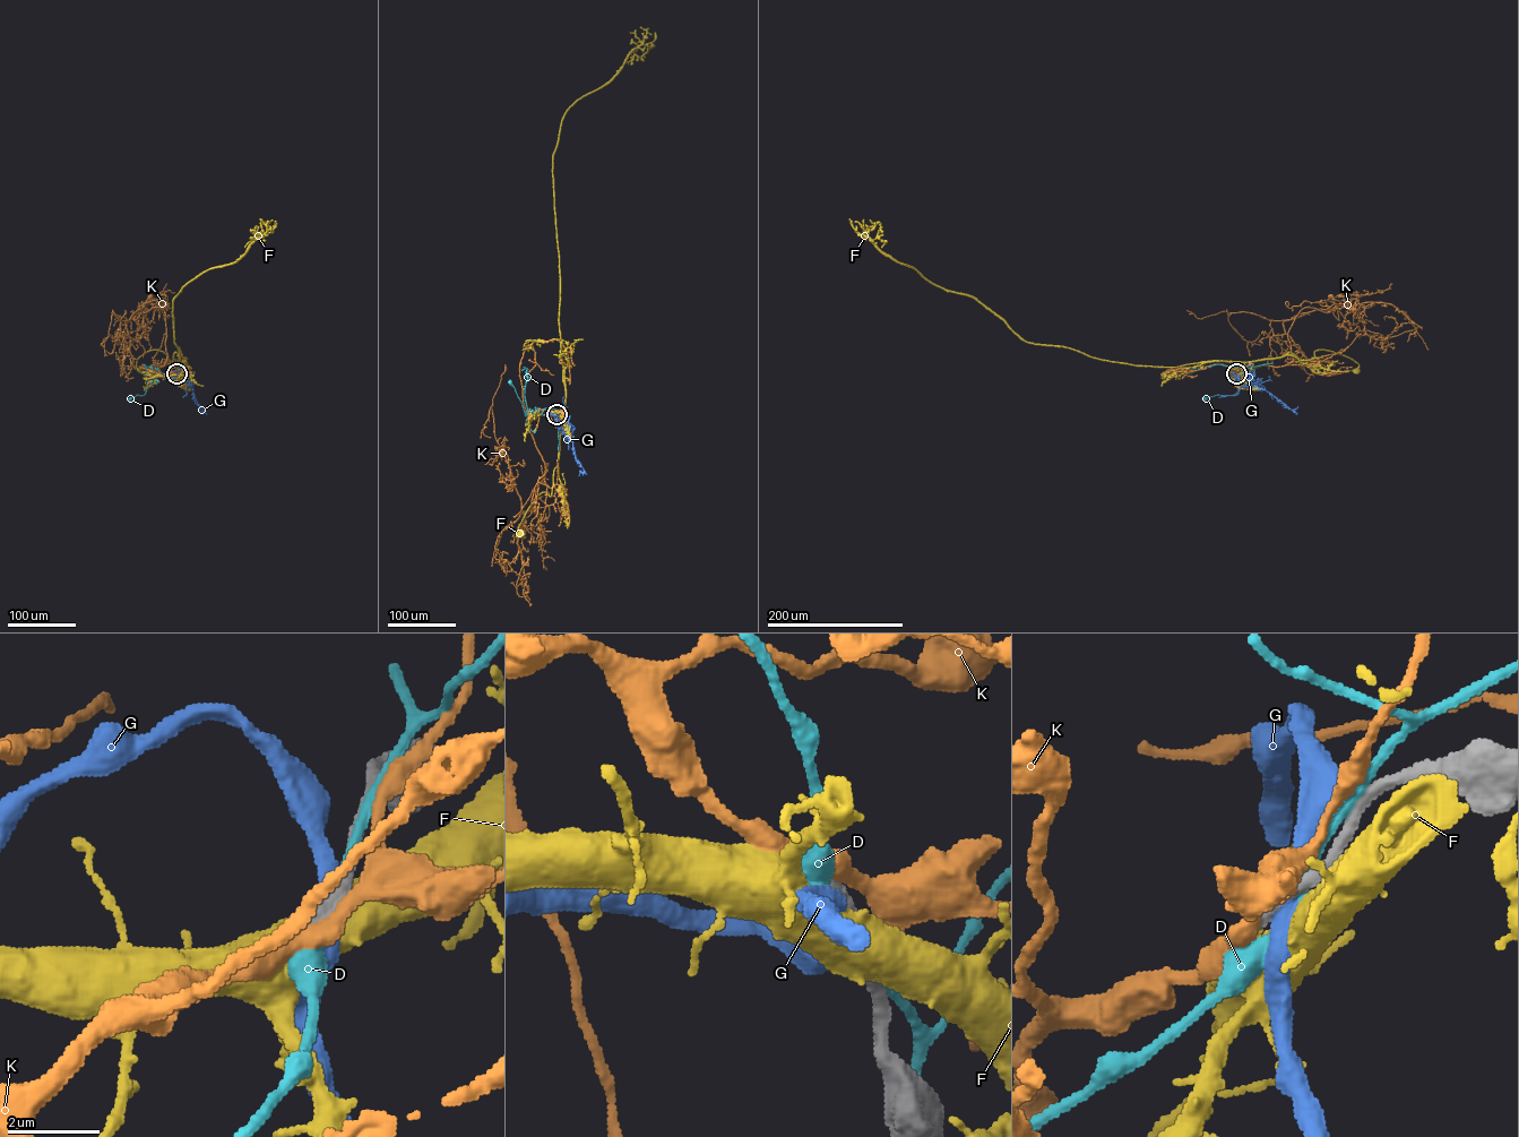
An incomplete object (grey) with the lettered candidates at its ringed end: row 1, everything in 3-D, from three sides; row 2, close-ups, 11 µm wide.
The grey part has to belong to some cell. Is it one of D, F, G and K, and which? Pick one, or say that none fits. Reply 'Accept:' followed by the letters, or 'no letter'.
Accept: no letter

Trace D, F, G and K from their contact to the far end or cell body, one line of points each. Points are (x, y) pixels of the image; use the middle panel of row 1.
D: (558, 414), (550, 408), (541, 414), (526, 415), (510, 382)
F: (557, 414), (562, 422), (552, 494), (543, 492), (535, 500), (516, 536), (519, 534)
G: (558, 415), (568, 421), (575, 454), (584, 470), (579, 475)
K: (558, 414), (542, 410), (527, 415), (528, 428), (546, 470), (546, 465), (545, 477), (521, 510), (531, 508)

